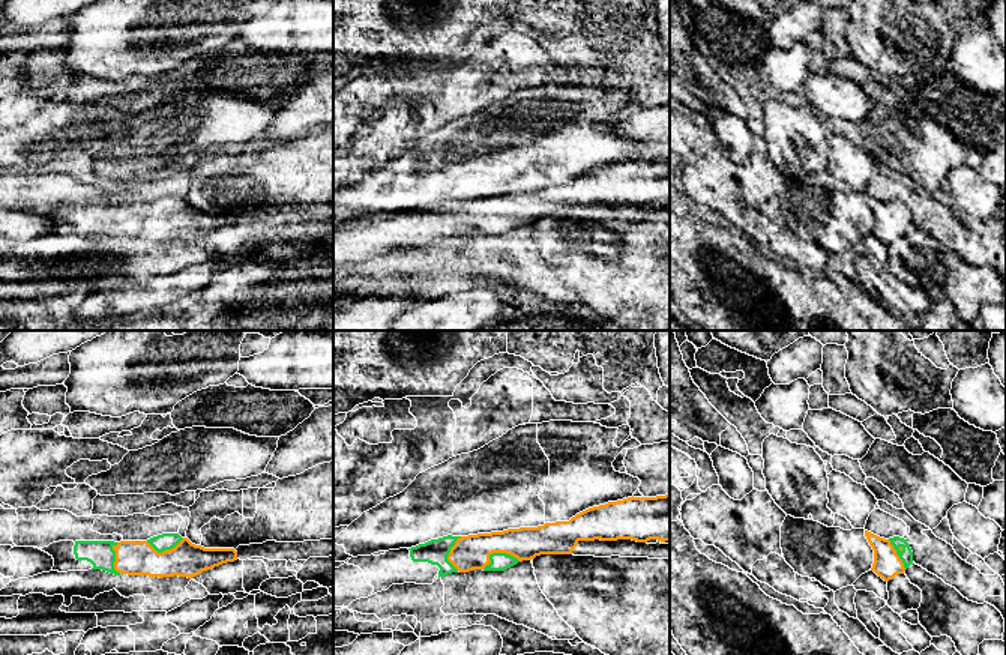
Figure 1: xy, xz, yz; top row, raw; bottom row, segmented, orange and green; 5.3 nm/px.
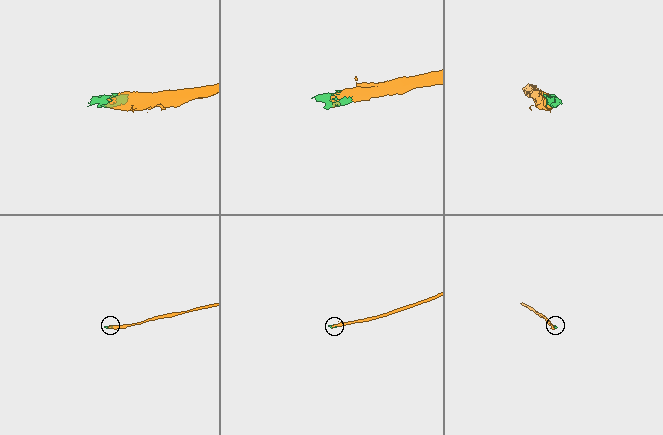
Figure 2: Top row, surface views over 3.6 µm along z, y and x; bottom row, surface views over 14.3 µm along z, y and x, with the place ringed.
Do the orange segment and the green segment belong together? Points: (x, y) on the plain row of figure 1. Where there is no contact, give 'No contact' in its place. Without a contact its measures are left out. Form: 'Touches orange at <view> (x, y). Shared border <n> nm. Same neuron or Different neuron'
Touches orange at xz (497, 215). Shared border 220 nm. Same neuron

